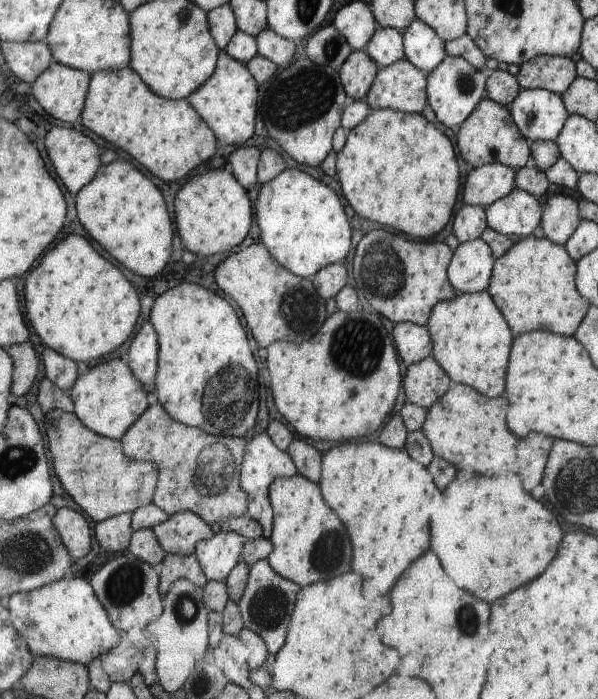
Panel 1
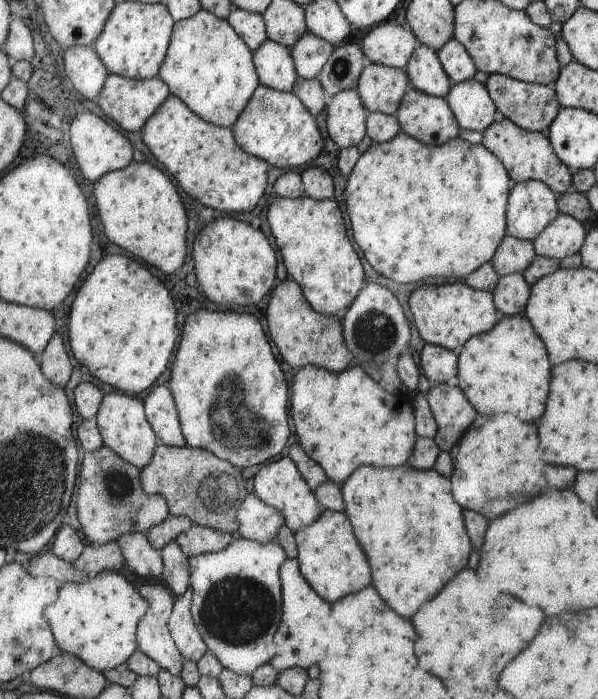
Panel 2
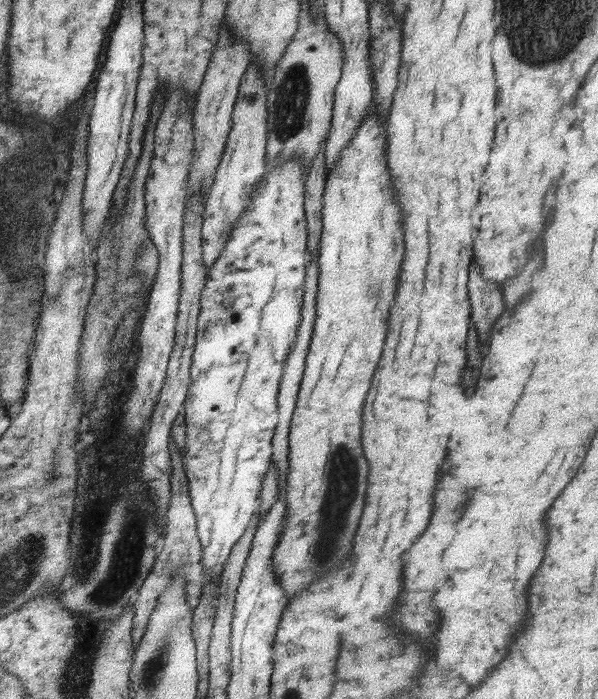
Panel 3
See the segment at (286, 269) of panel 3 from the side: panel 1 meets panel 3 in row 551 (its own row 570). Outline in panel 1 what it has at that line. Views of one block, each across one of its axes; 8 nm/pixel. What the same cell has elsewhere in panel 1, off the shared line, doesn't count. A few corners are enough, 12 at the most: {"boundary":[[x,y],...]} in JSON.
{"boundary":[[222,532],[200,541],[195,555],[208,581],[238,565],[244,535]]}

